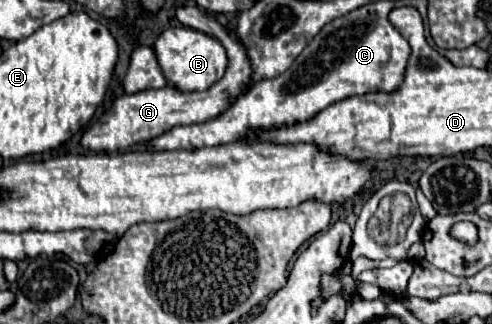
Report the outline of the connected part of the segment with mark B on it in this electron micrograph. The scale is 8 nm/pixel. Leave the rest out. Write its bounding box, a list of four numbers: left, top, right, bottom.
[153,26,227,92]

